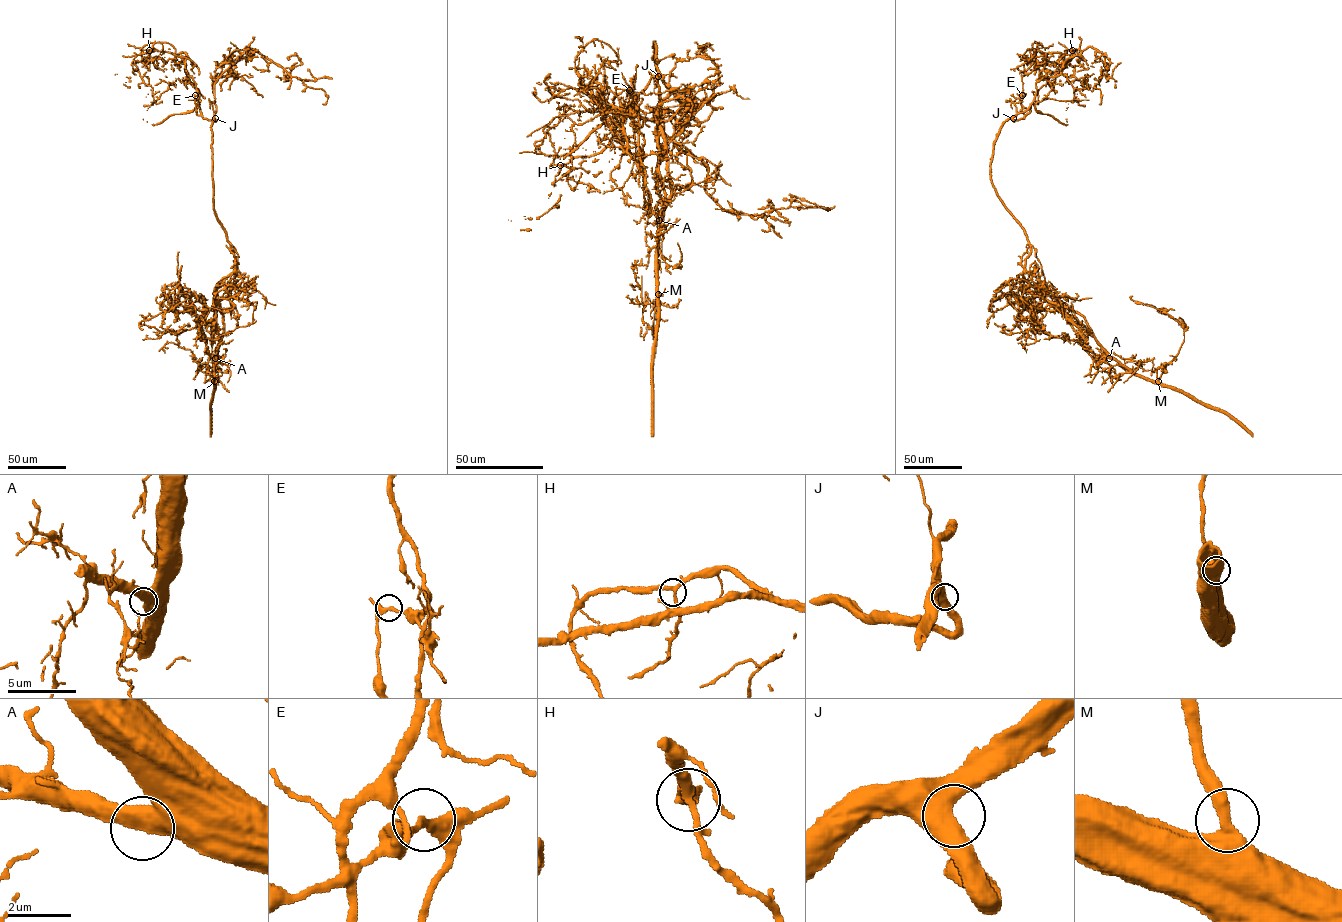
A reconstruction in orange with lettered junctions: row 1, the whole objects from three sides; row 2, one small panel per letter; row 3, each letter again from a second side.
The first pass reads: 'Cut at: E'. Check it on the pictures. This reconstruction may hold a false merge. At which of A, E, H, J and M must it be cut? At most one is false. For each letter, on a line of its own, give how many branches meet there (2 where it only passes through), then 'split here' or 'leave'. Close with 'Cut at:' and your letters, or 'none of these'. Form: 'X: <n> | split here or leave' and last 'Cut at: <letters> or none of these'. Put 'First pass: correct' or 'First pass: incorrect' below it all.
A: 2 | leave
E: 2 | split here
H: 3 | leave
J: 2 | leave
M: 2 | leave
Cut at: E
First pass: correct

